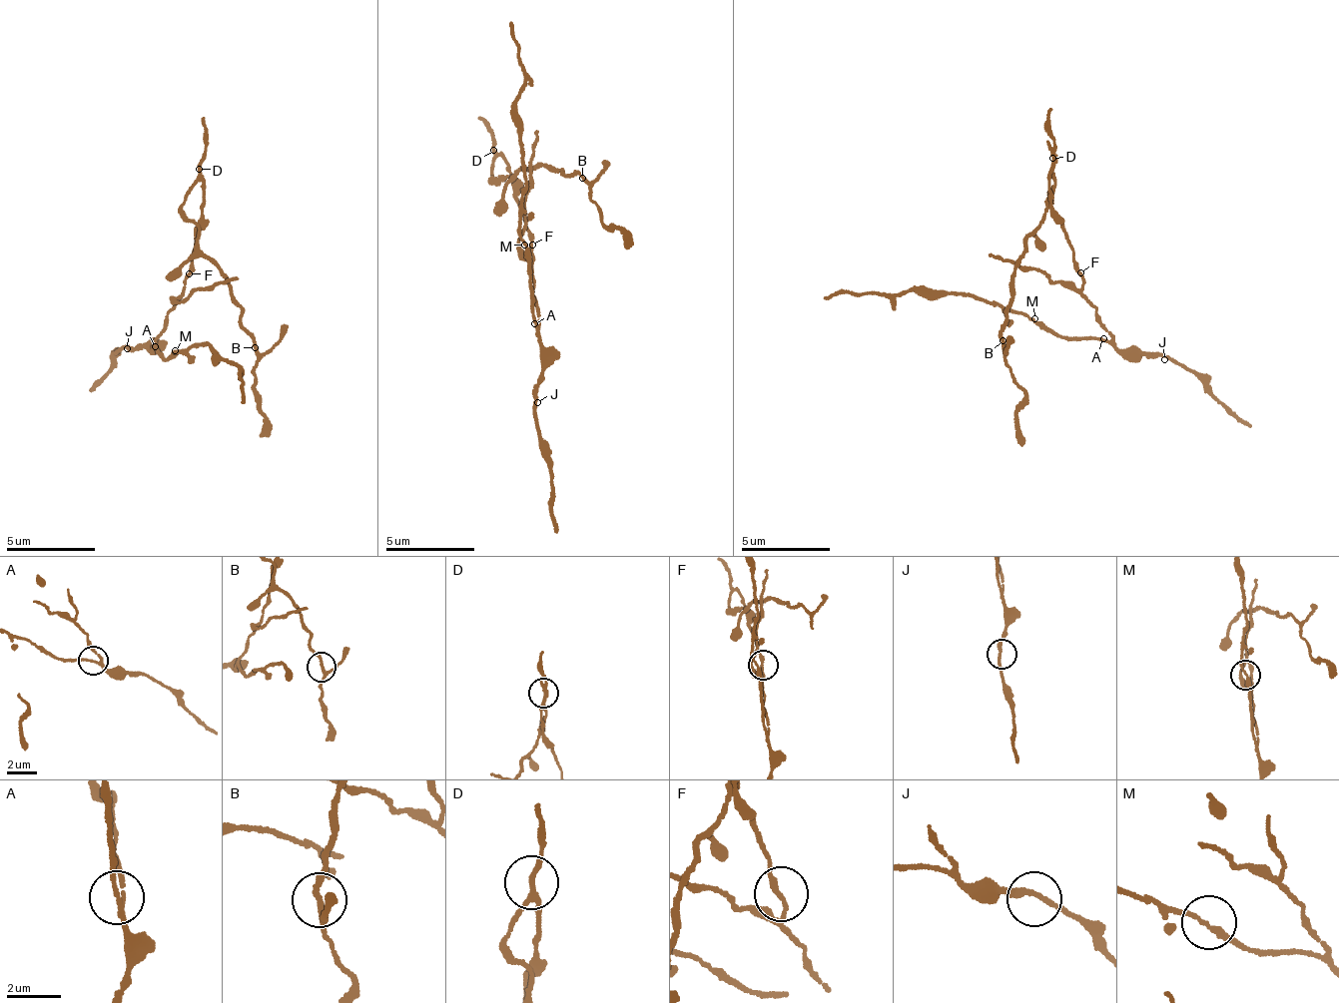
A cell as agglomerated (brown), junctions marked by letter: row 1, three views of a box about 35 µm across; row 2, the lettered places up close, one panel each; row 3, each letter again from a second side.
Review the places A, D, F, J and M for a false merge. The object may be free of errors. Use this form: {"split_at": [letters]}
{"split_at": ["D"]}

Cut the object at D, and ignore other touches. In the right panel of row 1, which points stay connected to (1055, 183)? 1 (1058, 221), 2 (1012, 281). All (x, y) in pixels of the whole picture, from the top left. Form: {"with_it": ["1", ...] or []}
{"with_it": ["2"]}

